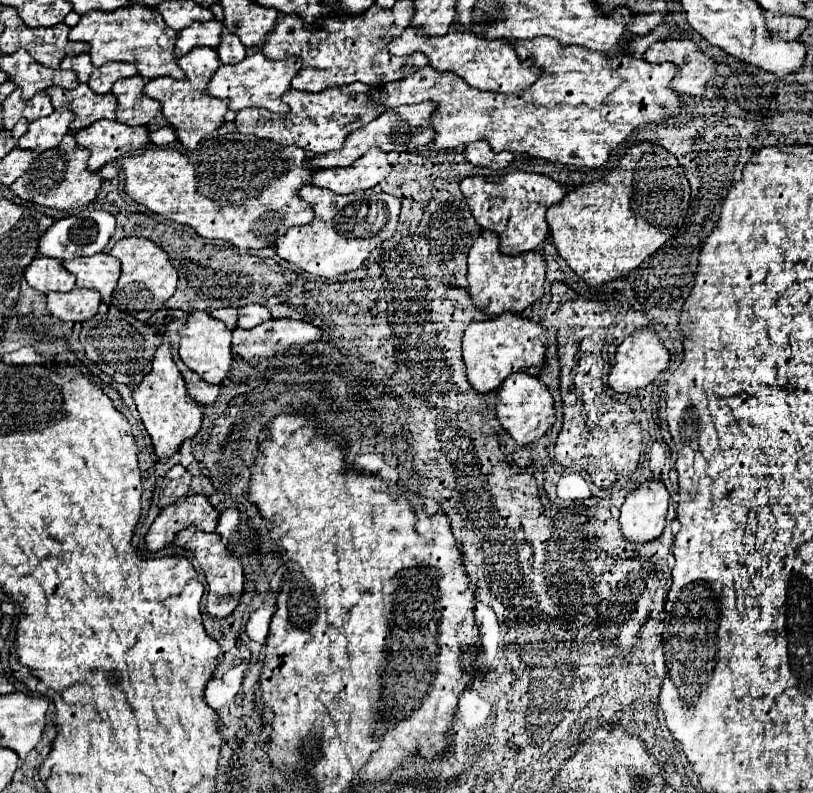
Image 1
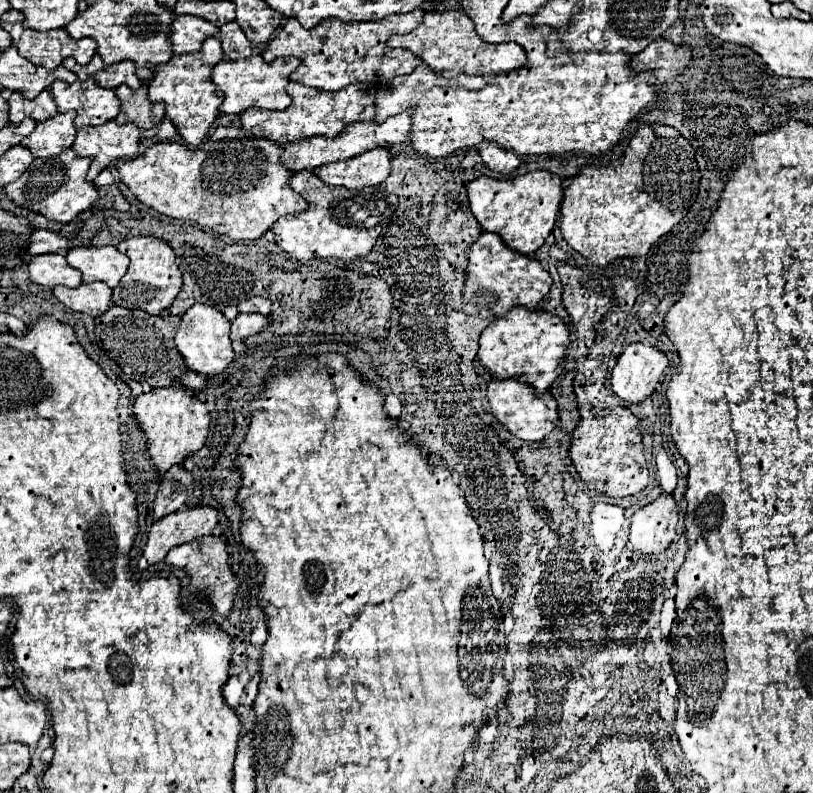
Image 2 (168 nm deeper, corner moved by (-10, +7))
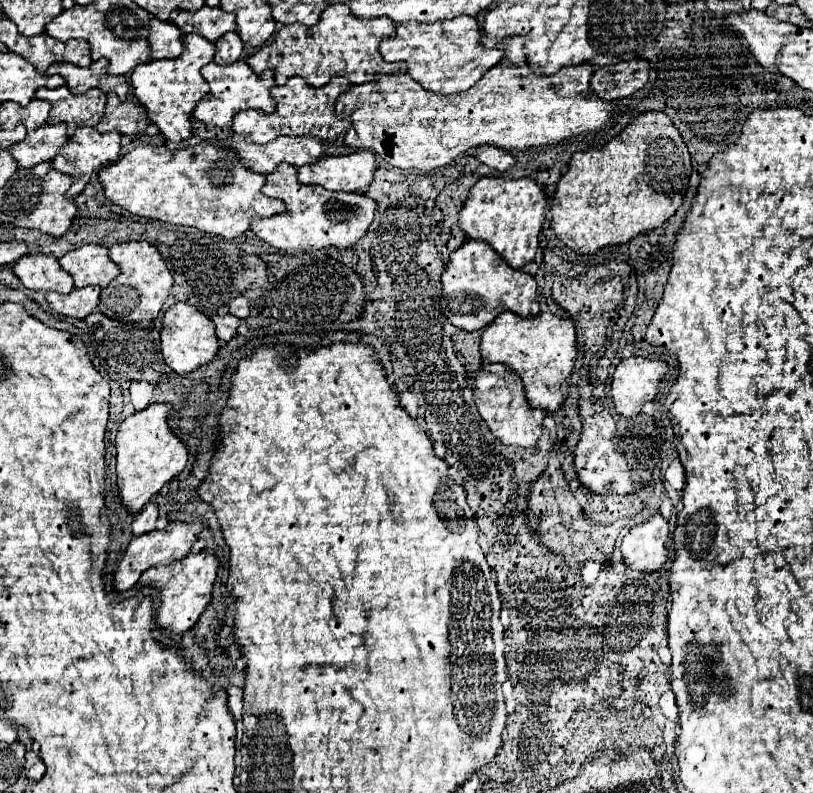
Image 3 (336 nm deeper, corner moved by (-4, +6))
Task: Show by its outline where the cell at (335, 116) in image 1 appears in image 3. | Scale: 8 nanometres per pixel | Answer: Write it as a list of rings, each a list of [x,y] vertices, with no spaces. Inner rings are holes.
[[[293,76],[287,80],[285,86],[273,88],[273,100],[275,100],[273,114],[265,114],[261,110],[237,112],[237,116],[233,118],[231,130],[235,134],[243,136],[245,142],[255,142],[255,144],[267,144],[281,134],[285,134],[285,136],[317,136],[319,140],[333,144],[341,134],[345,134],[351,128],[349,118],[345,118],[345,126],[343,126],[343,120],[339,120],[335,116],[335,102],[337,102],[339,94],[347,88],[349,88],[349,82],[345,78],[343,78],[343,86],[339,80],[333,80],[323,88],[313,88],[303,78]]]

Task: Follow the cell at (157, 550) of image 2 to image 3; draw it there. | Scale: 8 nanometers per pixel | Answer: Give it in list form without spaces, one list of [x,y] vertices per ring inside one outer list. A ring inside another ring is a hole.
[[[171,522],[171,524],[167,524],[167,528],[163,528],[163,530],[153,530],[153,532],[149,532],[149,534],[143,534],[143,536],[133,538],[133,540],[129,542],[129,546],[127,546],[121,562],[119,562],[117,572],[115,572],[115,582],[113,582],[115,592],[125,592],[125,590],[133,588],[133,586],[137,584],[139,576],[141,576],[145,570],[153,568],[153,566],[171,564],[171,562],[175,562],[175,560],[185,558],[185,556],[191,552],[191,546],[193,546],[193,542],[197,540],[197,536],[199,536],[201,530],[203,530],[201,522],[193,522],[193,524]]]

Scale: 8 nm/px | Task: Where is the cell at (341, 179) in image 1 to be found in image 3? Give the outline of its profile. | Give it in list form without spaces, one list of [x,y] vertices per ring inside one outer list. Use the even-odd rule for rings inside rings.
[[[357,150],[343,156],[323,156],[313,164],[297,170],[301,184],[319,184],[325,190],[365,192],[373,180],[375,156],[367,150]]]

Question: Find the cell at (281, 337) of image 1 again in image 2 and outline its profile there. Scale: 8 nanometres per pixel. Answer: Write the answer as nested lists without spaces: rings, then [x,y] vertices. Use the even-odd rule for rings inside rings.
[[[239,313],[237,319],[231,321],[231,341],[245,341],[251,335],[261,333],[263,329],[271,327],[273,319],[267,315],[259,315],[259,313]]]

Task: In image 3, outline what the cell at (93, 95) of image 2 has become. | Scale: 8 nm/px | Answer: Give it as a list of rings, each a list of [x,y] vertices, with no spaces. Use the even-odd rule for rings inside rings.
[[[67,86],[61,88],[39,88],[35,92],[35,98],[47,100],[51,104],[51,114],[49,114],[49,124],[67,124],[67,126],[83,126],[87,124],[93,116],[103,112],[105,104],[105,94],[99,88],[93,88],[85,94],[71,94]]]

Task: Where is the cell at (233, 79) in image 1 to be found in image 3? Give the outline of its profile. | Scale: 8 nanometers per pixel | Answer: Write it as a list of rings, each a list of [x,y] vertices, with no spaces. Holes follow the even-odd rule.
[[[241,60],[227,64],[227,66],[219,66],[215,62],[209,62],[201,68],[201,76],[207,80],[213,98],[199,102],[197,108],[193,110],[193,118],[197,118],[205,124],[227,126],[239,110],[255,108],[255,110],[263,110],[263,112],[273,112],[273,108],[275,108],[275,100],[269,94],[269,90],[275,86],[275,74],[271,70],[265,70],[259,76],[251,68],[247,68],[247,64]]]

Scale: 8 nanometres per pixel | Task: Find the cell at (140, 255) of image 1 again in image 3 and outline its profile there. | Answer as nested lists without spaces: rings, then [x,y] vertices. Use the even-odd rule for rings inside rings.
[[[125,242],[111,246],[109,258],[119,266],[121,274],[107,288],[101,290],[101,302],[97,310],[107,318],[121,322],[155,320],[173,286],[173,276],[165,266],[159,250],[149,242]]]

